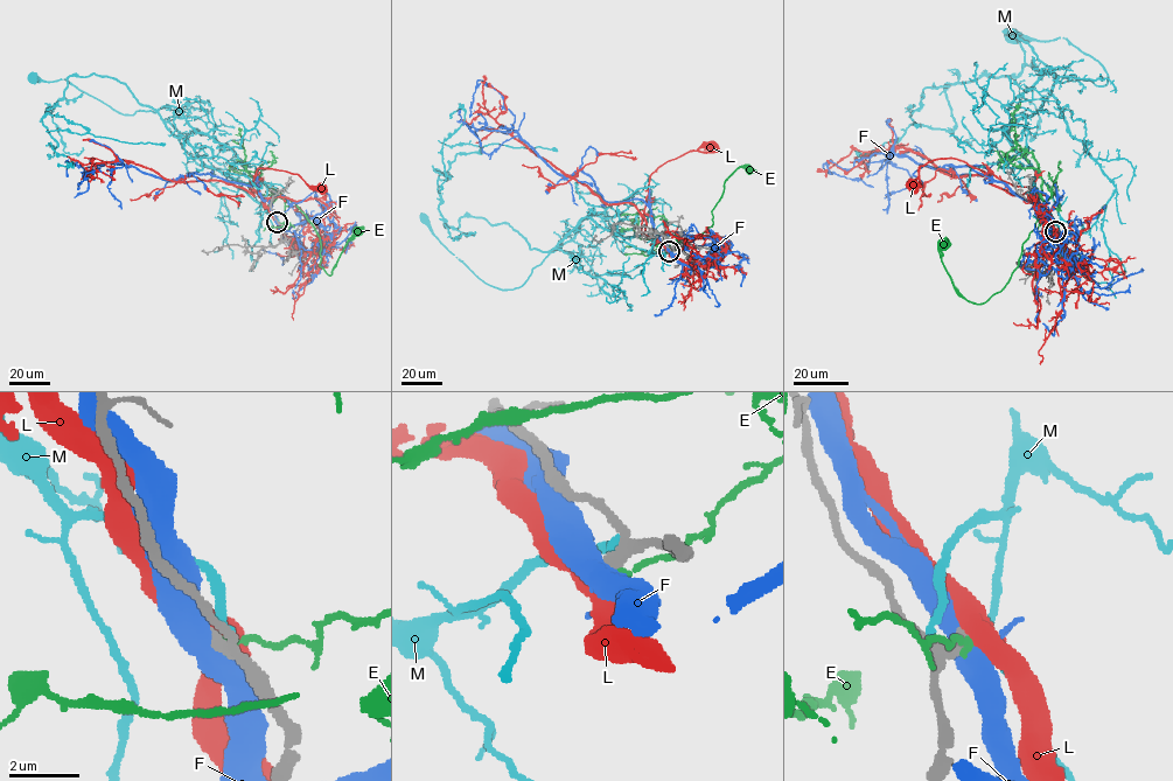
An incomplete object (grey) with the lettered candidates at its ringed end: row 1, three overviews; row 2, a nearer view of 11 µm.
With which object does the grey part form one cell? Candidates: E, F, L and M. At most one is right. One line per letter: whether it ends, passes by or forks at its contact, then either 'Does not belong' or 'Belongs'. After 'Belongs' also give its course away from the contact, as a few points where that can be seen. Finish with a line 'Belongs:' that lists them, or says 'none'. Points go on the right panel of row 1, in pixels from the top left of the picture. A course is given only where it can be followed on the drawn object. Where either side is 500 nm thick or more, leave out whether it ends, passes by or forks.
E: It ends there. Does not belong
F: Does not belong
L: Does not belong
M: It ends there. Does not belong
Belongs: none

